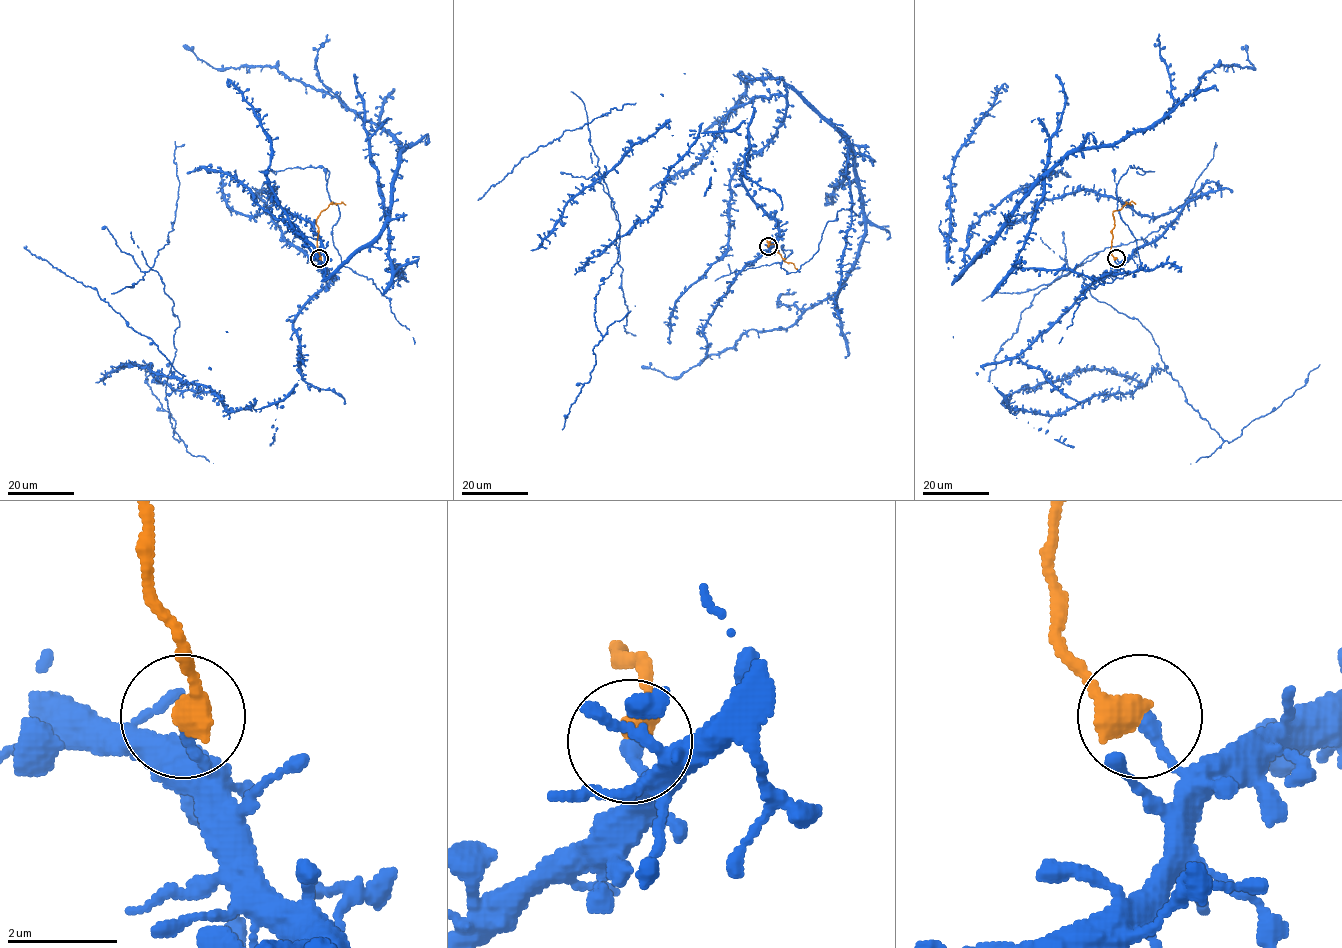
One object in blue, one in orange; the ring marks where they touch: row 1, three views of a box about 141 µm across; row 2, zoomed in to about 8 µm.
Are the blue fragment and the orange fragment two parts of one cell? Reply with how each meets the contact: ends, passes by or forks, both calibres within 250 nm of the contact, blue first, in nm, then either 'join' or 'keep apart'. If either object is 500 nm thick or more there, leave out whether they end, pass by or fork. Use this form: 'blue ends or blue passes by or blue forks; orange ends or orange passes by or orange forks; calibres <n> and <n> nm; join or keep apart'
calibres 240 and 500 nm; keep apart

